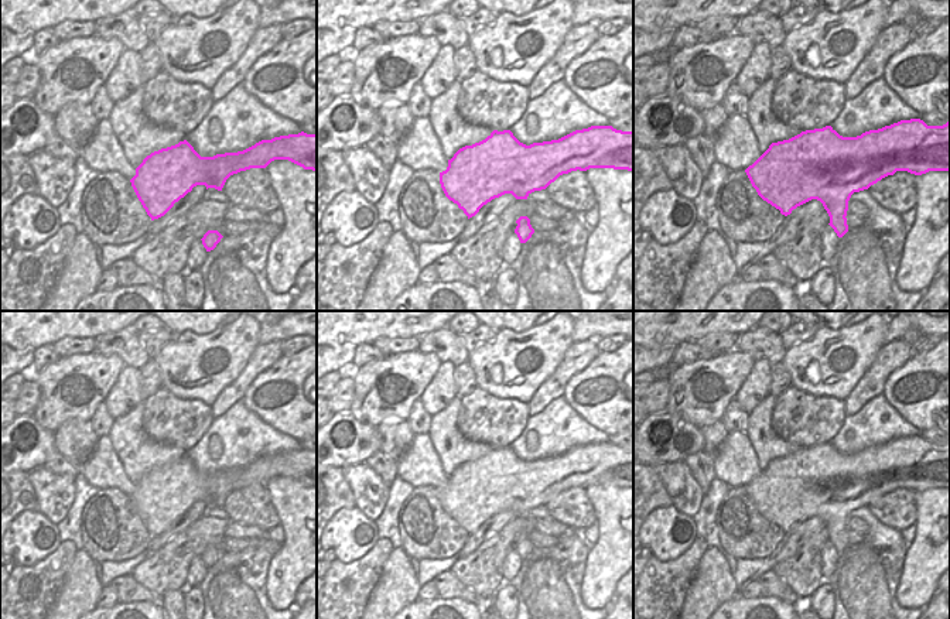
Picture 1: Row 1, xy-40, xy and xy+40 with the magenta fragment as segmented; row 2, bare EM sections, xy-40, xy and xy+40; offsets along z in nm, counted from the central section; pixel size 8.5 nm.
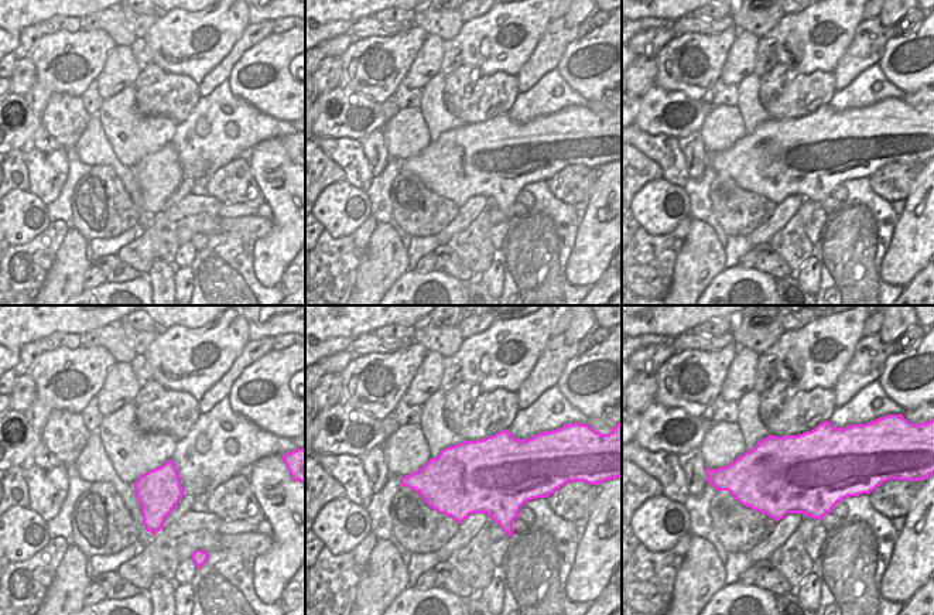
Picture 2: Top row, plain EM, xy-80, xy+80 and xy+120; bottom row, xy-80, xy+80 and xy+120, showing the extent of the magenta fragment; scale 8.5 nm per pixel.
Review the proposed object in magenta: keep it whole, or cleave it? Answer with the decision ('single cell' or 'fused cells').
fused cells

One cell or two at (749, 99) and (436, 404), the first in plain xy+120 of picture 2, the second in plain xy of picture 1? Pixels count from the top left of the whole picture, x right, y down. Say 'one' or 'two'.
two

